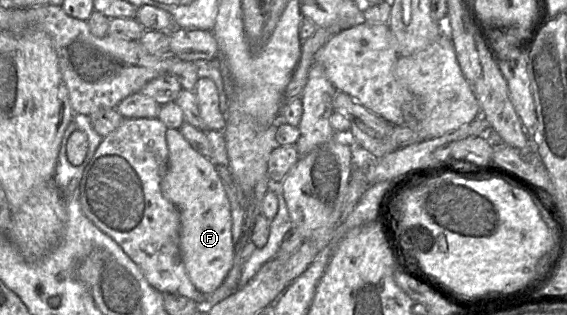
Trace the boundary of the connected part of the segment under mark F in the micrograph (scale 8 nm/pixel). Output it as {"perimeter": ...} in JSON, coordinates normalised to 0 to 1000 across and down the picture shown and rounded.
{"perimeter":[[[295,410],[296,517],[284,575],[287,622],[305,644],[317,683],[316,787],[328,867],[356,937],[377,927],[395,892],[411,829],[411,752],[406,648],[377,517],[342,476],[314,410]]]}

